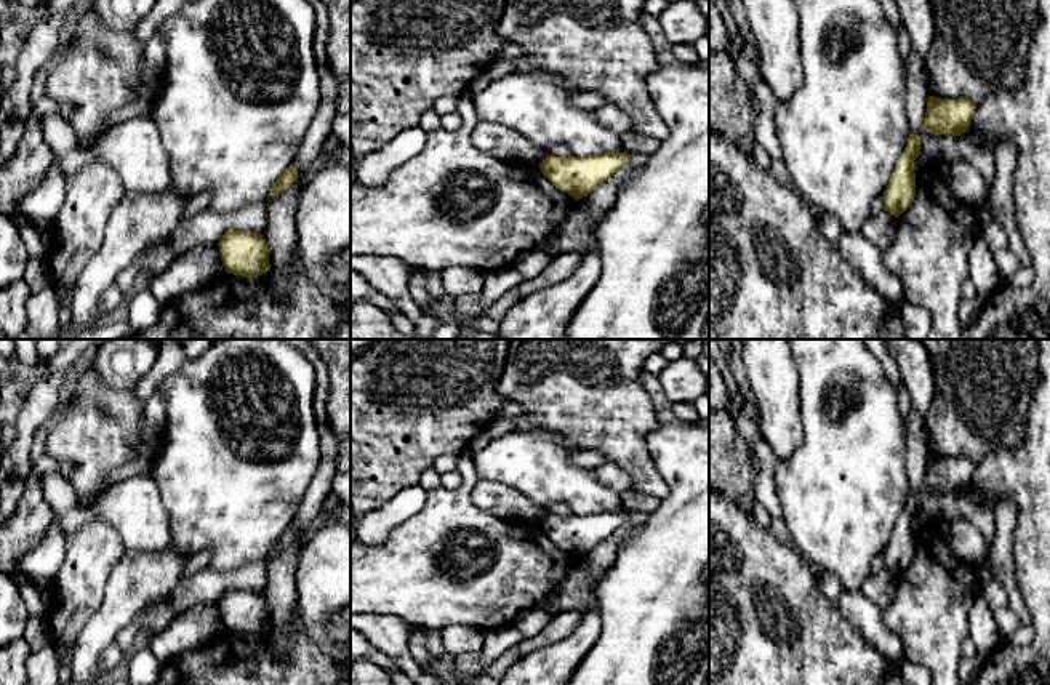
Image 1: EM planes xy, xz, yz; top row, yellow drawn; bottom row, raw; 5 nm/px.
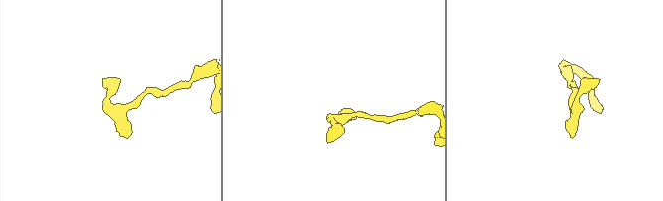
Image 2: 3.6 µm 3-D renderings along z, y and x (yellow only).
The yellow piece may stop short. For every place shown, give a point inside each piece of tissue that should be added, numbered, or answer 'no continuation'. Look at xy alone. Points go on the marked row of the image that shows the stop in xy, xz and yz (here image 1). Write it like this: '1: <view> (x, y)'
no continuation

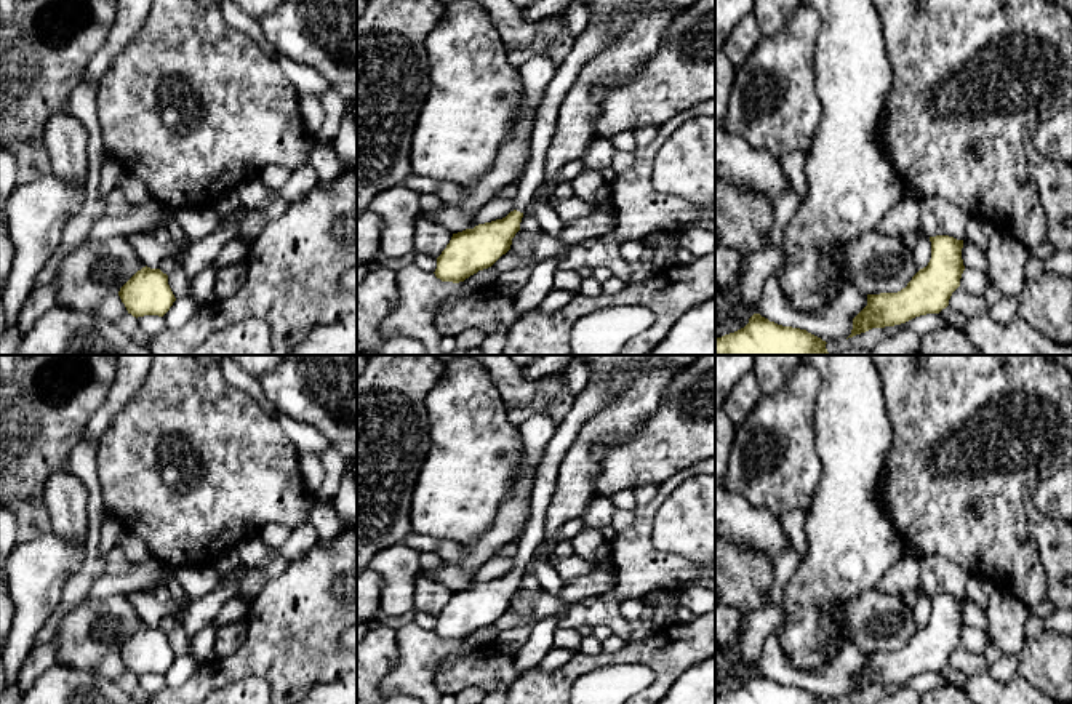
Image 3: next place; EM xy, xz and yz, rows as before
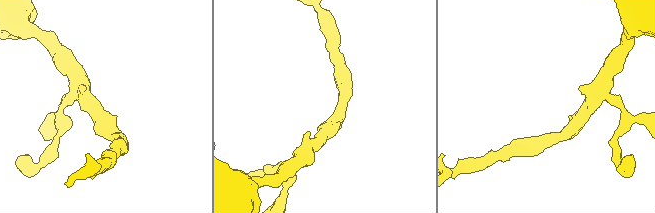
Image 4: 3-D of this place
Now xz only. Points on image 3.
1: xz (596, 37)

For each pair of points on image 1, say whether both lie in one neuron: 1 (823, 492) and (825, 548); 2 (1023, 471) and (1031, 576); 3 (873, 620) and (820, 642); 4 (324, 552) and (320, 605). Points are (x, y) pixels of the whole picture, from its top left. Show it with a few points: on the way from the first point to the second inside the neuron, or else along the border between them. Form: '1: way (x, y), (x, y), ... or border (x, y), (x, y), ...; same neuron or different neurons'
1: way (825, 506), (825, 533); same neuron
2: way (1033, 496), (1033, 551); same neuron
3: border (834, 604), (839, 613), (881, 653); different neurons
4: way (324, 565), (324, 592); same neuron

